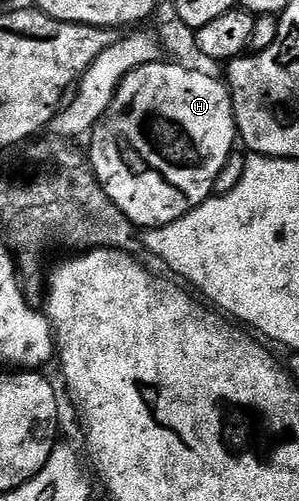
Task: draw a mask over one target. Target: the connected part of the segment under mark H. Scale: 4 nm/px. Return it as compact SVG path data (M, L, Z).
M166 60L154 61L151 65L133 70L119 85L113 103L109 103L105 115L89 134L91 166L101 183L101 187L107 192L109 199L113 199L113 203L117 203L117 207L121 207L121 211L125 211L125 215L130 221L143 231L156 229L162 225L171 225L189 211L193 211L201 203L205 203L207 198L215 193L217 175L221 175L221 167L225 167L225 163L237 149L237 130L235 128L235 112L231 102L231 90L220 78L218 81L217 78L210 77L209 74L202 73L199 69L186 69L183 65L167 64Z

